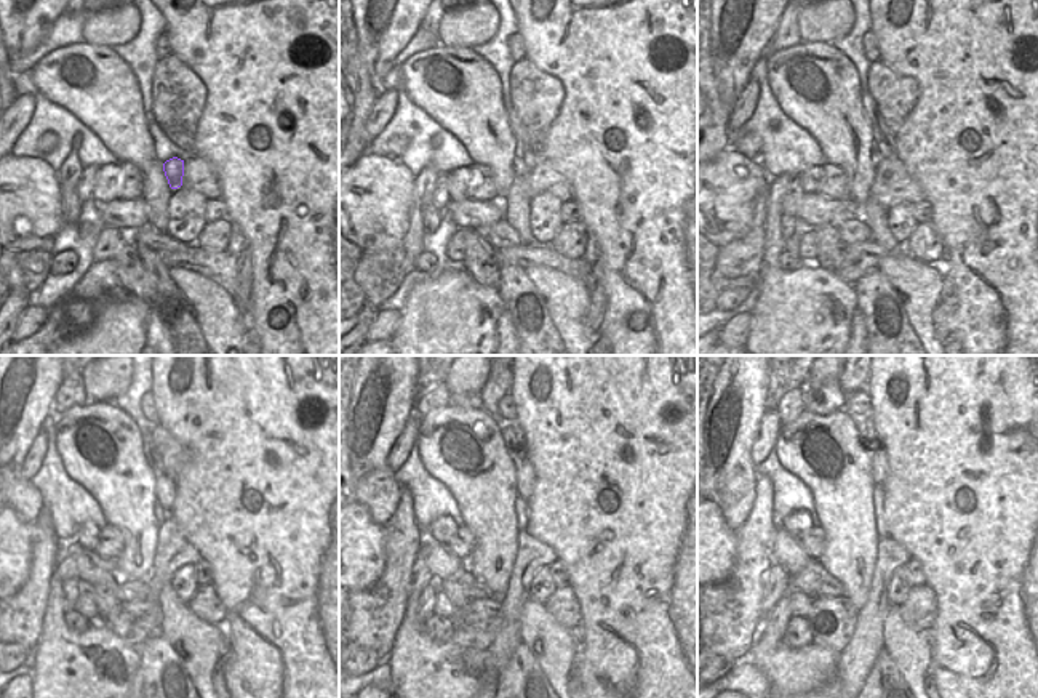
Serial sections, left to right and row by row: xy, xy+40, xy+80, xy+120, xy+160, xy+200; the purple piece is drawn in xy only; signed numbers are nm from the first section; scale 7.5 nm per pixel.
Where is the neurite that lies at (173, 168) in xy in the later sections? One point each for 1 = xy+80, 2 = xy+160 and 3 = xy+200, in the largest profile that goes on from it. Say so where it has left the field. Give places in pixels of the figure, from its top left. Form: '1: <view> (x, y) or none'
1: xy+80 (883, 140)
2: xy+160 (512, 436)
3: xy+200 (870, 441)

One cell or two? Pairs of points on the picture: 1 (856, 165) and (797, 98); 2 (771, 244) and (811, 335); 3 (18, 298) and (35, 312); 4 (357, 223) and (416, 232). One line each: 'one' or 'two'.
1: one
2: one
3: two
4: two

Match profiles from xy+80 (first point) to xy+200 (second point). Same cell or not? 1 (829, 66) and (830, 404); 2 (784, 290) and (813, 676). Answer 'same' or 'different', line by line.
1: different
2: same

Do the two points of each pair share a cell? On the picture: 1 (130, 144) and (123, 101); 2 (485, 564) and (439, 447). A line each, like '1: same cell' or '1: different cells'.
1: same cell
2: same cell

